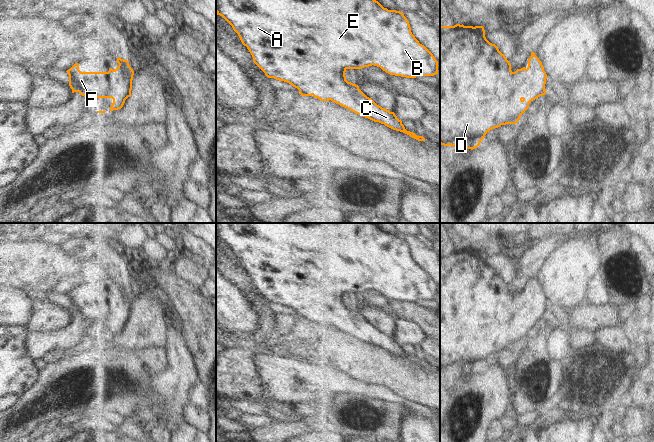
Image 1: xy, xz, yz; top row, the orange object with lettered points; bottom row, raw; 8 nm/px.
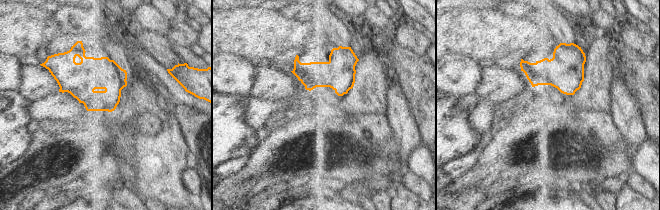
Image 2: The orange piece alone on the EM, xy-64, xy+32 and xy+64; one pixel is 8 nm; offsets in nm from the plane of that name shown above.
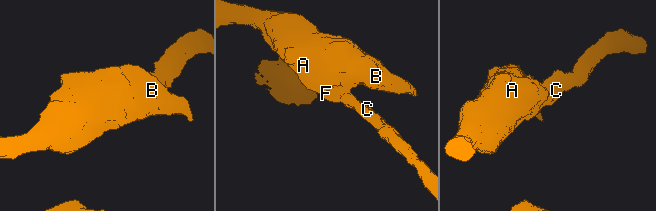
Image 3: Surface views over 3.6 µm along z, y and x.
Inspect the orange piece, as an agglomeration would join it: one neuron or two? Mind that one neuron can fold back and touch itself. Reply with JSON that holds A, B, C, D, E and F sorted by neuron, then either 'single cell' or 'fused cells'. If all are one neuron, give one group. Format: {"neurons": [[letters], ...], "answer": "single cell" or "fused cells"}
{"neurons": [["A", "B", "C", "D", "E", "F"]], "answer": "single cell"}

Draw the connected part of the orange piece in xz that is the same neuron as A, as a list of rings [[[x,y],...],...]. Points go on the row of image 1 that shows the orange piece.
[[[216,0],[216,13],[222,16],[238,34],[242,44],[247,47],[253,57],[253,62],[265,73],[268,78],[274,78],[279,81],[284,81],[291,84],[299,90],[301,96],[314,96],[321,101],[329,101],[339,104],[350,111],[368,118],[374,122],[379,122],[385,126],[403,132],[410,137],[425,141],[423,136],[417,136],[415,133],[407,131],[402,124],[402,121],[397,118],[394,112],[382,108],[377,105],[371,98],[367,97],[359,86],[346,80],[345,72],[347,69],[362,69],[369,66],[380,67],[383,71],[390,75],[401,76],[406,78],[416,78],[417,76],[434,76],[438,74],[438,61],[433,54],[419,41],[411,32],[409,21],[404,16],[403,12],[396,10],[388,10],[384,8],[376,0]]]

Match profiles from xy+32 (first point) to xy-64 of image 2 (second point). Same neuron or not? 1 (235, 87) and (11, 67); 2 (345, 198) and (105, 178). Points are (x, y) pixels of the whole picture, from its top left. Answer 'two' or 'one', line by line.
1: one
2: two

